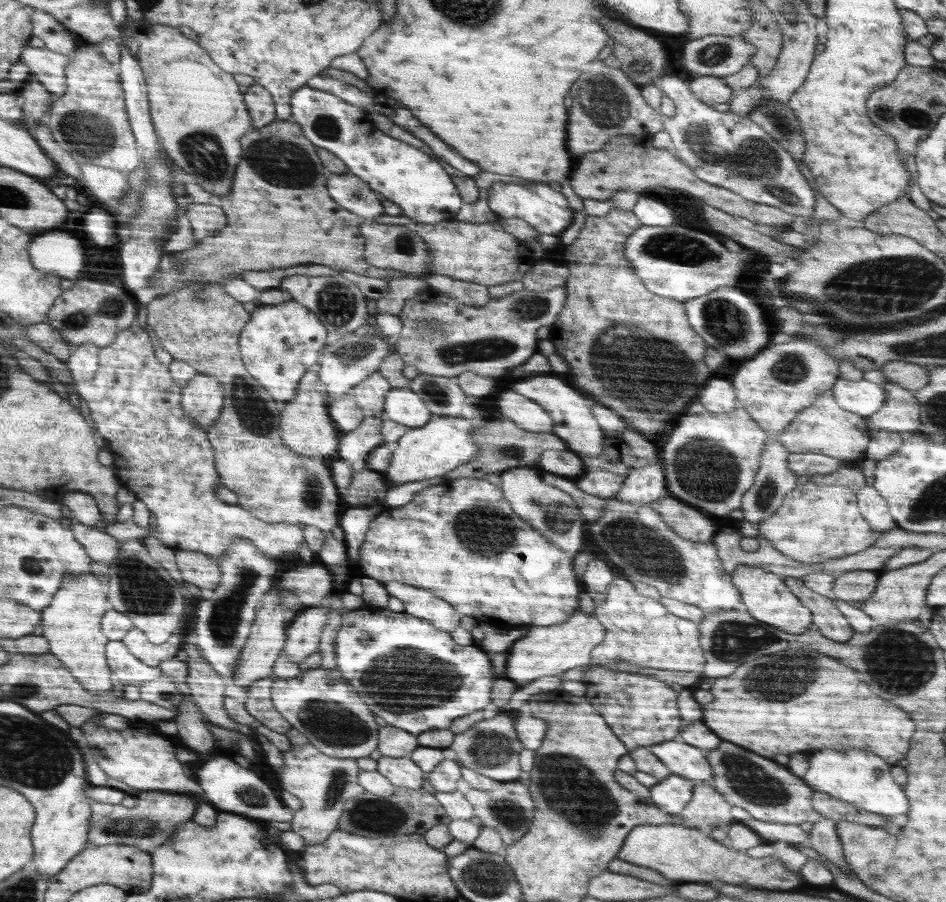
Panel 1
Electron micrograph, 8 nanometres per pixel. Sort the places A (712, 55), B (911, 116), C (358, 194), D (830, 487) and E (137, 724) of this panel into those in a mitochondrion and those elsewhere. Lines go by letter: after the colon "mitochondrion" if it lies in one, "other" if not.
A: mitochondrion
B: mitochondrion
C: mitochondrion
D: other
E: other

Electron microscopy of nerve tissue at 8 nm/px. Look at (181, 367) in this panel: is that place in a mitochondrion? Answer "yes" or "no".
no

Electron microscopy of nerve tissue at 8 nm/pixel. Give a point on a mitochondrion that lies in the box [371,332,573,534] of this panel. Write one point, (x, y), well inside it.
(487, 349)

